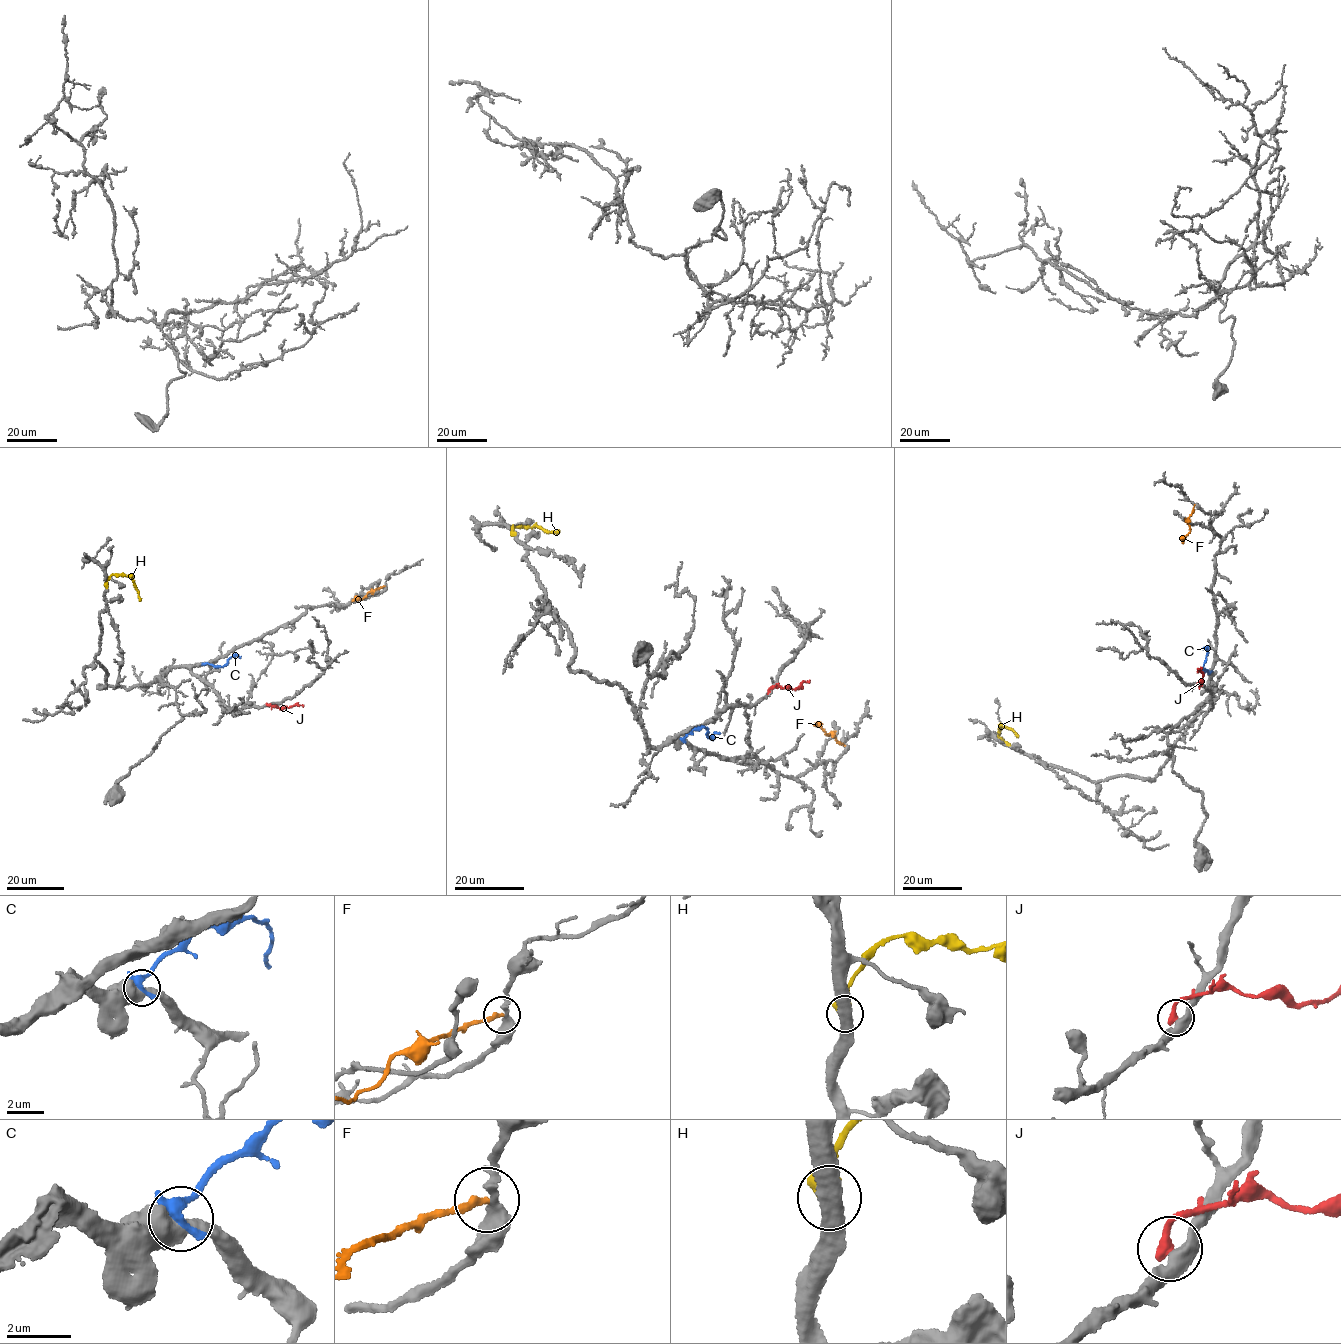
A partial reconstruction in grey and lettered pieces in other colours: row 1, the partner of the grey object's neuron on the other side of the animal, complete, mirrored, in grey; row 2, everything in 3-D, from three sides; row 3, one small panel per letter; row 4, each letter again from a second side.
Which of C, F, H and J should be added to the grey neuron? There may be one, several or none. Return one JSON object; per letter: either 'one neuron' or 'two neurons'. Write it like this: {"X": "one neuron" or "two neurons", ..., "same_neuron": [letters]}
{"C": "two neurons", "F": "two neurons", "H": "two neurons", "J": "two neurons", "same_neuron": []}

